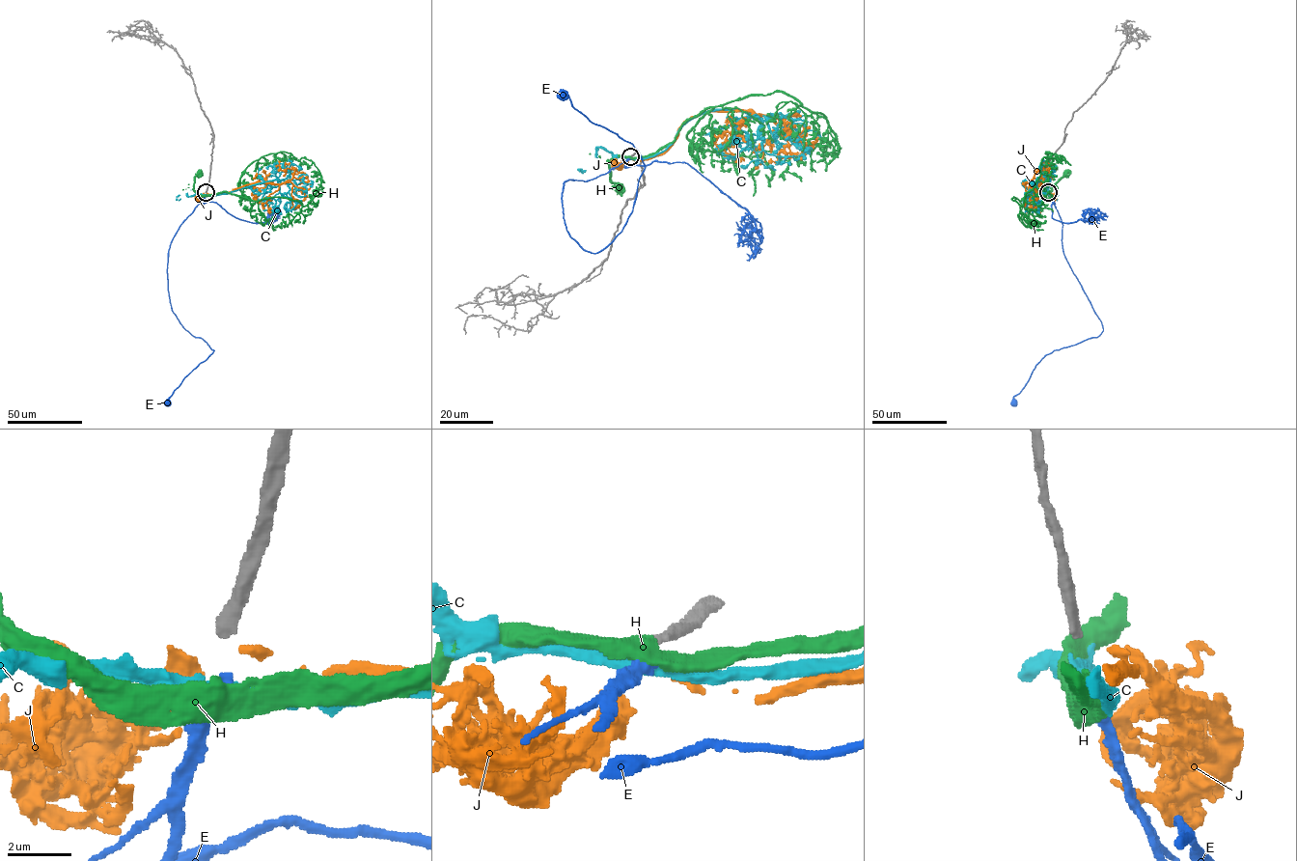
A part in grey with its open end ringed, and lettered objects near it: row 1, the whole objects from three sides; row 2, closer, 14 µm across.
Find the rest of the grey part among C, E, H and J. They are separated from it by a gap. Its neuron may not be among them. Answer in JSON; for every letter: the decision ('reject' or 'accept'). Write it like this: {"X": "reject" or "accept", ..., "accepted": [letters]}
{"C": "reject", "E": "accept", "H": "reject", "J": "reject", "accepted": ["E"]}

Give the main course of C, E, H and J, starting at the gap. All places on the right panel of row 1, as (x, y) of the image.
C: (1049, 194), (1032, 191), (1022, 184), (1025, 180), (1038, 184), (1026, 197), (1032, 208), (1037, 209), (1040, 202)
E: (1049, 194), (1062, 224), (1065, 258), (1103, 330), (1096, 337), (1045, 354), (1023, 388), (1013, 397), (1014, 403)
H: (1049, 194), (1043, 191), (1020, 201), (1012, 199), (1023, 204), (1039, 175), (1042, 158), (1051, 157), (1054, 164)
J: (1050, 193), (1033, 190), (1023, 182), (1031, 180), (1038, 169), (1034, 168), (1036, 171), (1044, 168), (1056, 170)

